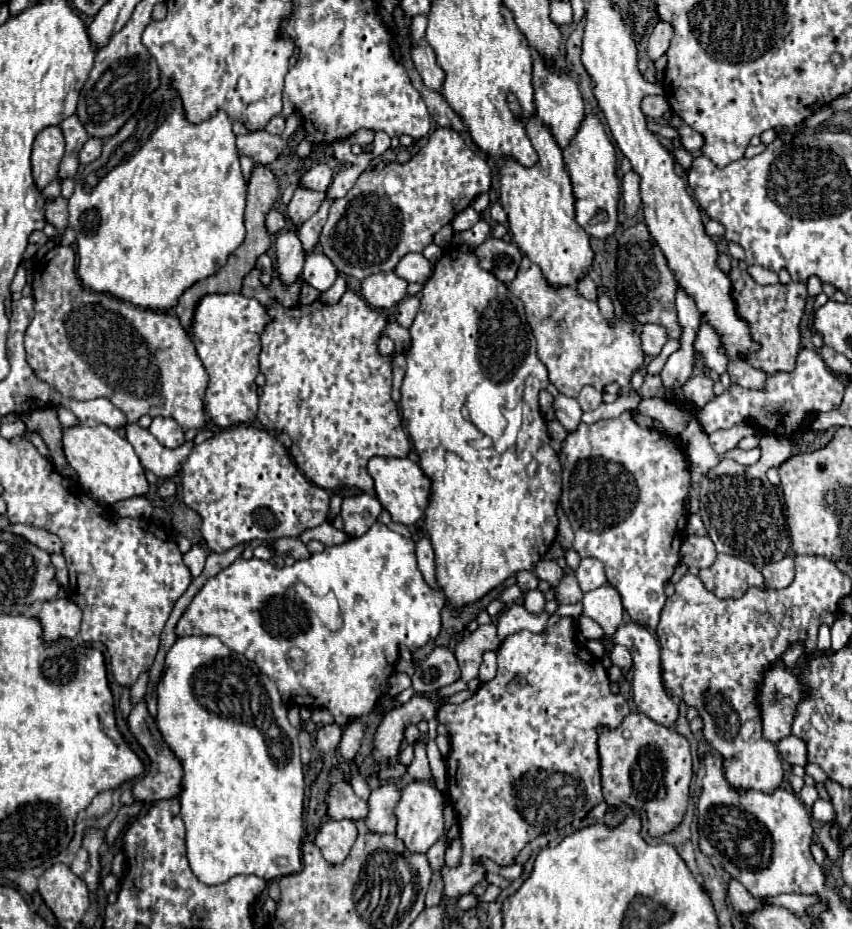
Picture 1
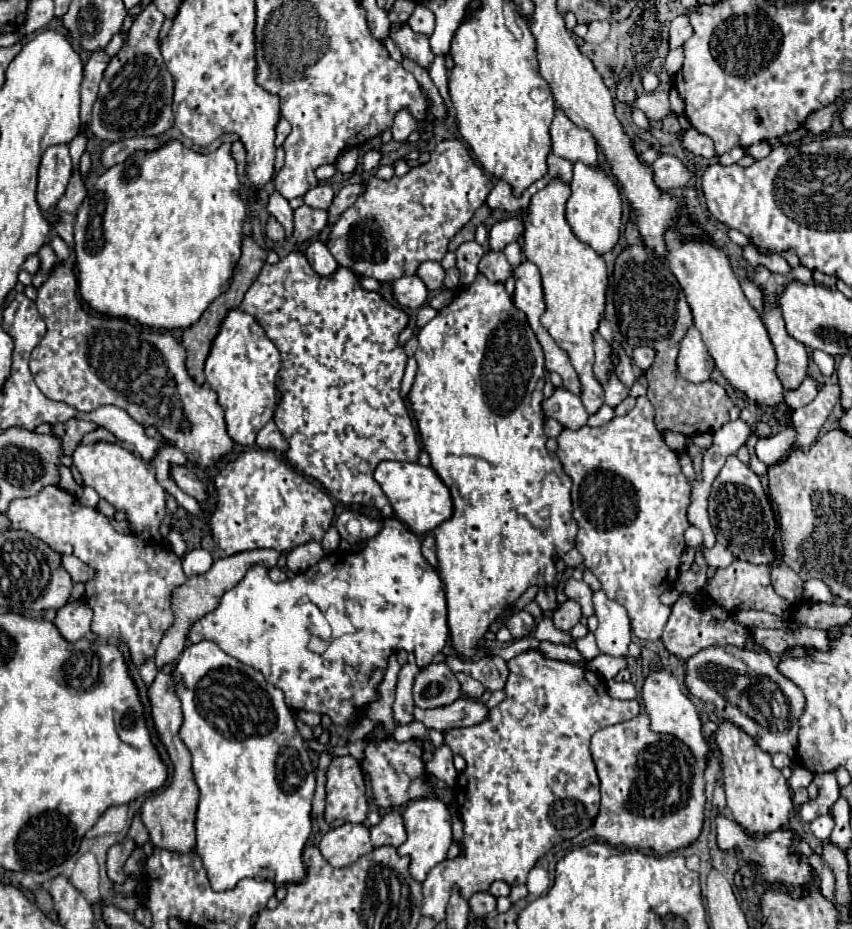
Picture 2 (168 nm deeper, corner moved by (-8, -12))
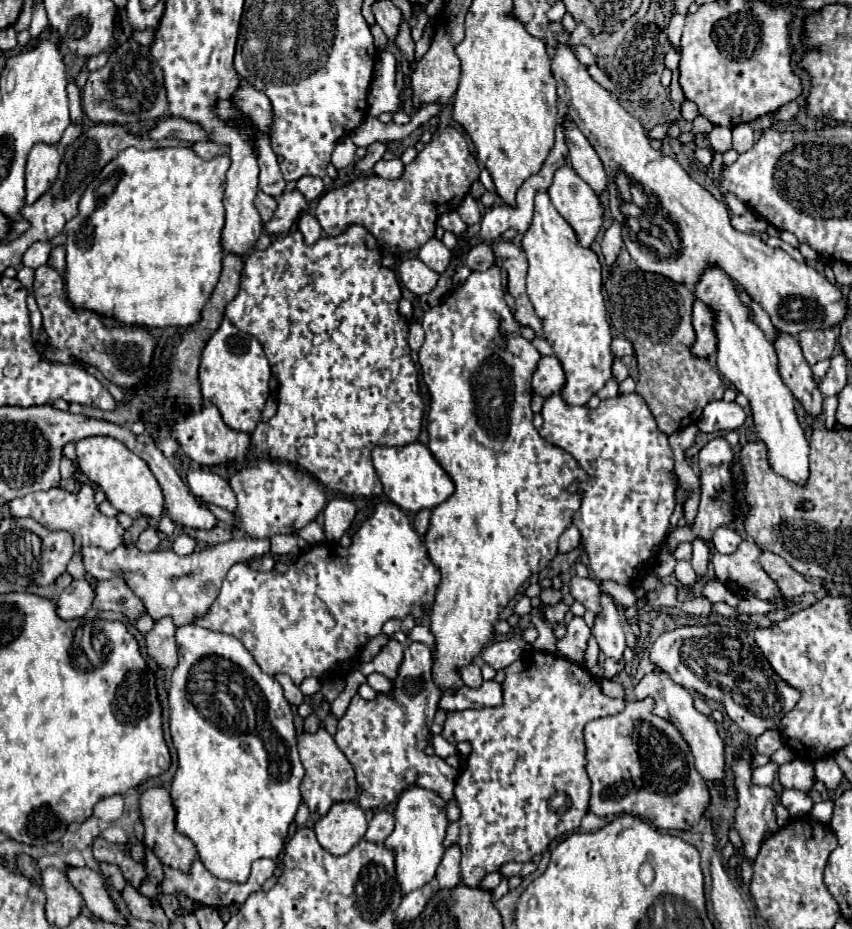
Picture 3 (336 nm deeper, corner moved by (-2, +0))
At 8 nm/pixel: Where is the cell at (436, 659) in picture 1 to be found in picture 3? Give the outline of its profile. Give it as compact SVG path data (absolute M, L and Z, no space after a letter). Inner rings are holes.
M410 643L404 651L398 677L392 683L392 697L378 693L376 701L364 701L360 695L354 695L346 715L338 721L336 743L356 771L360 787L358 803L362 809L384 809L404 789L414 785L440 793L444 801L454 799L458 771L446 765L444 759L424 753L432 737L430 725L442 697L442 689L432 677L432 665L432 649L422 643Z

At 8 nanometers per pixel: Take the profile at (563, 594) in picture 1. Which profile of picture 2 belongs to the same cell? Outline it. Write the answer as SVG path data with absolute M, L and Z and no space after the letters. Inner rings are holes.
M568 599L566 603L562 603L558 607L558 611L554 613L552 617L552 623L556 629L562 629L562 631L570 631L582 617L582 611L580 611L580 605L572 599Z

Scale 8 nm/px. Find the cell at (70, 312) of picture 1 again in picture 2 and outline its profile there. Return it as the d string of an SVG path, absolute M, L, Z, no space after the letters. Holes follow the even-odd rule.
M58 265L38 289L36 305L48 331L30 355L30 371L40 391L78 411L116 405L140 425L156 427L196 467L214 467L232 451L234 441L226 433L216 393L210 387L198 387L188 375L180 341L168 331L138 331L138 325L126 319L88 311L76 291L76 277L64 265Z

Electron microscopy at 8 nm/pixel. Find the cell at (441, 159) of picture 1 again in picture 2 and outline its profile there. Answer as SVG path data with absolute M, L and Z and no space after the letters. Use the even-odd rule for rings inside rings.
M444 139L432 151L430 161L410 169L408 175L394 177L390 181L370 177L366 193L358 197L358 201L350 209L346 209L330 227L330 237L326 245L338 265L350 267L360 277L396 281L402 275L414 275L420 263L442 261L448 251L450 239L462 225L470 221L474 211L486 201L492 187L492 179L474 163L466 145L460 139Z

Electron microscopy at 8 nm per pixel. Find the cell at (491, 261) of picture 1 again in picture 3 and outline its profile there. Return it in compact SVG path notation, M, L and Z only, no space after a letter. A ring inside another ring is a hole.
M480 243L466 253L466 265L472 271L486 271L494 265L494 253L488 243Z

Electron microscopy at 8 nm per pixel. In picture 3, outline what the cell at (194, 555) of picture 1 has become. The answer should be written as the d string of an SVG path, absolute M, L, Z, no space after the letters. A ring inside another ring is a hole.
M180 535L180 537L174 541L172 549L174 549L174 553L178 553L178 555L190 555L190 553L196 549L196 541L194 541L190 535Z

